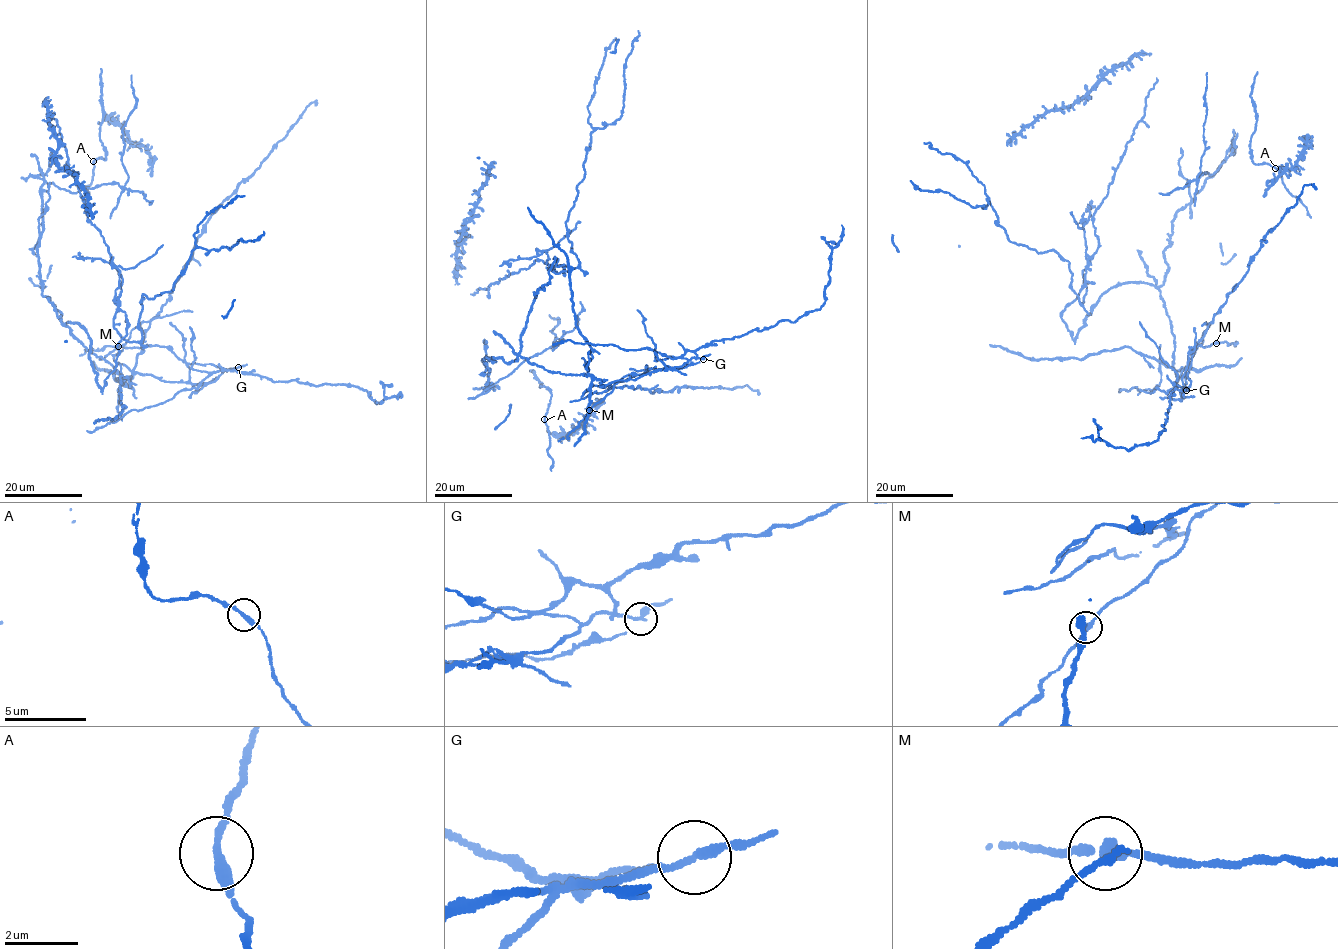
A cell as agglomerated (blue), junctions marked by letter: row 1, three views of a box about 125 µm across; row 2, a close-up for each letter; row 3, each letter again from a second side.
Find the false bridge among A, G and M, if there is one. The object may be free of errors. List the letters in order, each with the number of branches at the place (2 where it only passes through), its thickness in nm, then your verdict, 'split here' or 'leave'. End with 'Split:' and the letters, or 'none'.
A: 2 branches meet; 240 nm thick; leave
G: 2 branches meet; 240 nm thick; split here
M: 2 branches meet; 240 nm thick; leave
Split: G

